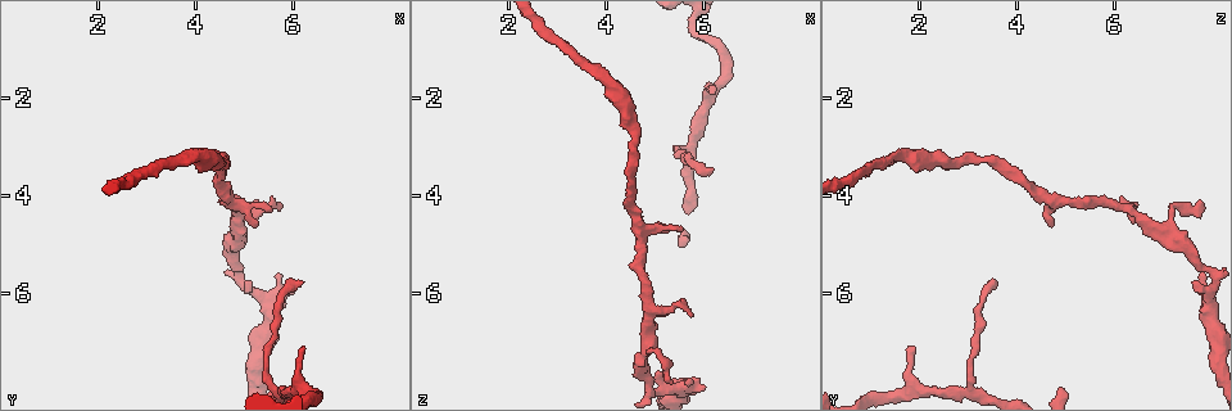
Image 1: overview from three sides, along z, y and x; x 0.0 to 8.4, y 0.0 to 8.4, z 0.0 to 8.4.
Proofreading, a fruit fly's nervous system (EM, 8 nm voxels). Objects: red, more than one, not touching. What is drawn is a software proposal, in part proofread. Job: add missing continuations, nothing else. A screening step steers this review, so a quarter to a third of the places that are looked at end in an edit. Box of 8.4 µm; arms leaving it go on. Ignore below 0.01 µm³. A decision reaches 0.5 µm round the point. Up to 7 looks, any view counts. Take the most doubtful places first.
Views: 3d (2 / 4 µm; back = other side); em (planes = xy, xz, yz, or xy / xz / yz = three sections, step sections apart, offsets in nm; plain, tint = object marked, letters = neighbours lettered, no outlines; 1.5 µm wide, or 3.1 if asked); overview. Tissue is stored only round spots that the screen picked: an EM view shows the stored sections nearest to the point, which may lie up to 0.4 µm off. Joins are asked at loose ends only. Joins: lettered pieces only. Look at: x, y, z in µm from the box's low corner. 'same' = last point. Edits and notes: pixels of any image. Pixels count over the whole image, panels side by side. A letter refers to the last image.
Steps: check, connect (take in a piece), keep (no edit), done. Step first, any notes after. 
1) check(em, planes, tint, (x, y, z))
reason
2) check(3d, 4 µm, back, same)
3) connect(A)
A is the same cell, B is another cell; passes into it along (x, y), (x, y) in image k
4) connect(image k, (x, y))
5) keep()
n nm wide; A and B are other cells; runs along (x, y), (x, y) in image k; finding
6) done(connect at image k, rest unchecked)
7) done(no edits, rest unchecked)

check(em, xz, step 8, tint, (5.20, 4.60, 4.70))
branch stops here

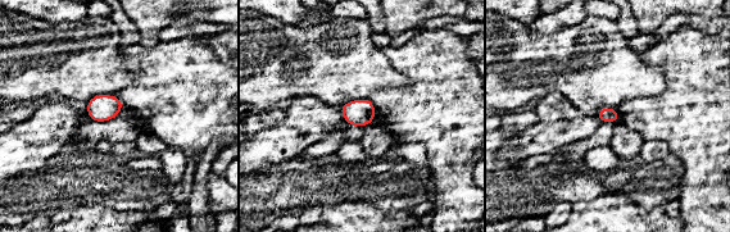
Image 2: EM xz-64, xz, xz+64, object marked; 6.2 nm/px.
check(em, planes, letters, same)

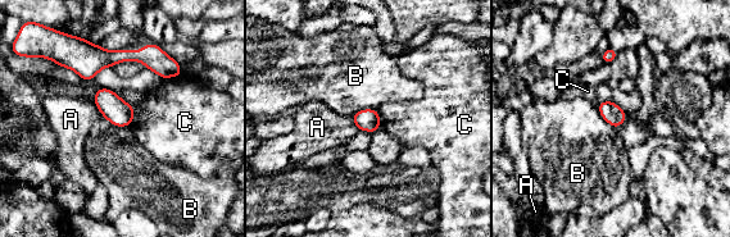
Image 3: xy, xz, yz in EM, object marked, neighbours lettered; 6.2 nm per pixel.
keep()
120 nm wide; A, B and C are other cells; border along (377, 109), (361, 109), (350, 118) in image 3; none of them fits

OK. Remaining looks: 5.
check(em, xy, step 8, tint, (6.25, 7.10, 1.90))
free end

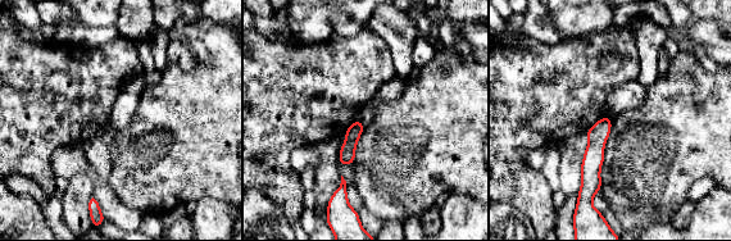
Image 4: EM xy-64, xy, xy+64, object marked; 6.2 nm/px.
check(em, xz, step 4, letters, same)
another direction

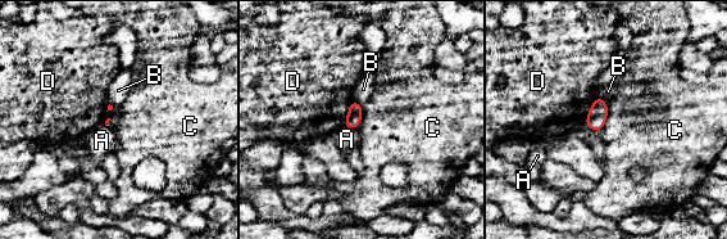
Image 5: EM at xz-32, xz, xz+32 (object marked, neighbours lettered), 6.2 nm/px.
keep()
A, B, C and D are other cells; border along (607, 102), (607, 120), (599, 130) in image 5; none of them fits

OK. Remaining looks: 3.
check(em, planes, letters, (6.05, 5.90, 7.85))
branch stops here

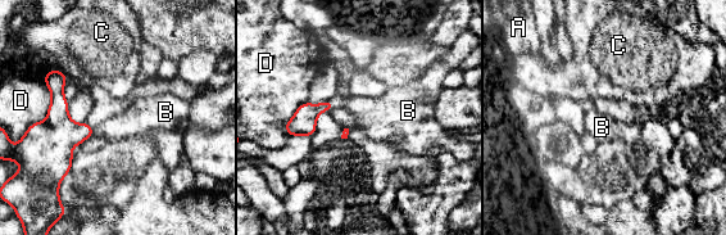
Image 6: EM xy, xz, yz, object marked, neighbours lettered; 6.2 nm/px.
keep()
A, B, C and D are other cells; border along (92, 129), (94, 134) in image 6; no lettered piece goes on from it

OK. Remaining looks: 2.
done(no edits, rest unchecked)

